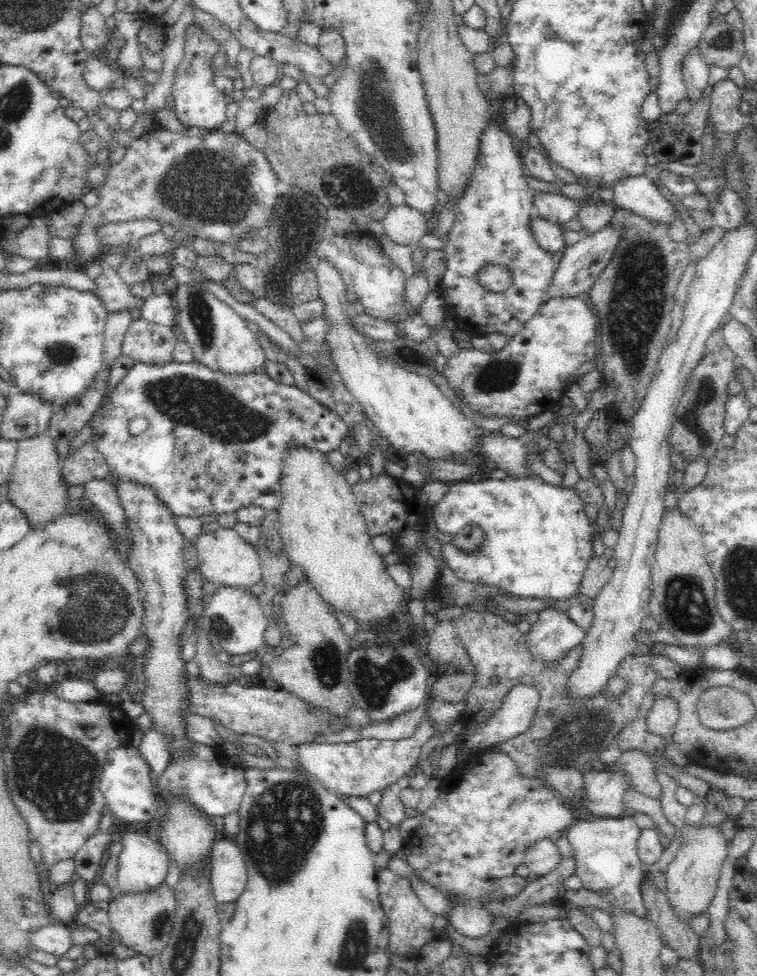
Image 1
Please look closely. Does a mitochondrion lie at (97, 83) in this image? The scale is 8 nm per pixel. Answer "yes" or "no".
no

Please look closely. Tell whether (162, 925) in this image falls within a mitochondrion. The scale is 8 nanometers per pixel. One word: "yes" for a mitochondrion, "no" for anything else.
yes

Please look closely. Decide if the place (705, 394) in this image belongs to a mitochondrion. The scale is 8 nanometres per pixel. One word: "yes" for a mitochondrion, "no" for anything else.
yes

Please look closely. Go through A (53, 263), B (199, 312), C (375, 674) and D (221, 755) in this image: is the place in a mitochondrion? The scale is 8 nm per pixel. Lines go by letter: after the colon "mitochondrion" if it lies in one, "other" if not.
A: other
B: mitochondrion
C: mitochondrion
D: other

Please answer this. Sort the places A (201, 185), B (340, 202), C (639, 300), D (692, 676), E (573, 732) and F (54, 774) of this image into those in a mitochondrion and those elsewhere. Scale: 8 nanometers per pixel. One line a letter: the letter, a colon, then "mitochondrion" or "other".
A: mitochondrion
B: mitochondrion
C: mitochondrion
D: other
E: mitochondrion
F: mitochondrion

